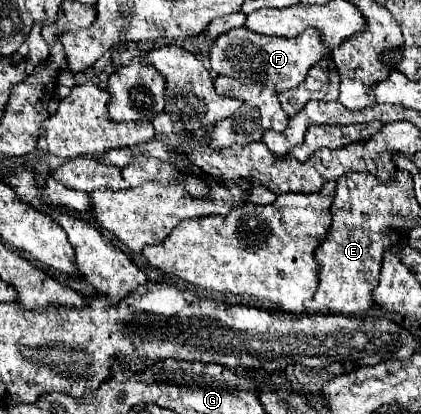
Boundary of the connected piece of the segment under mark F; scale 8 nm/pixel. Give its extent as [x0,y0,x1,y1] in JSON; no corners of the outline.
[209,26,329,92]

